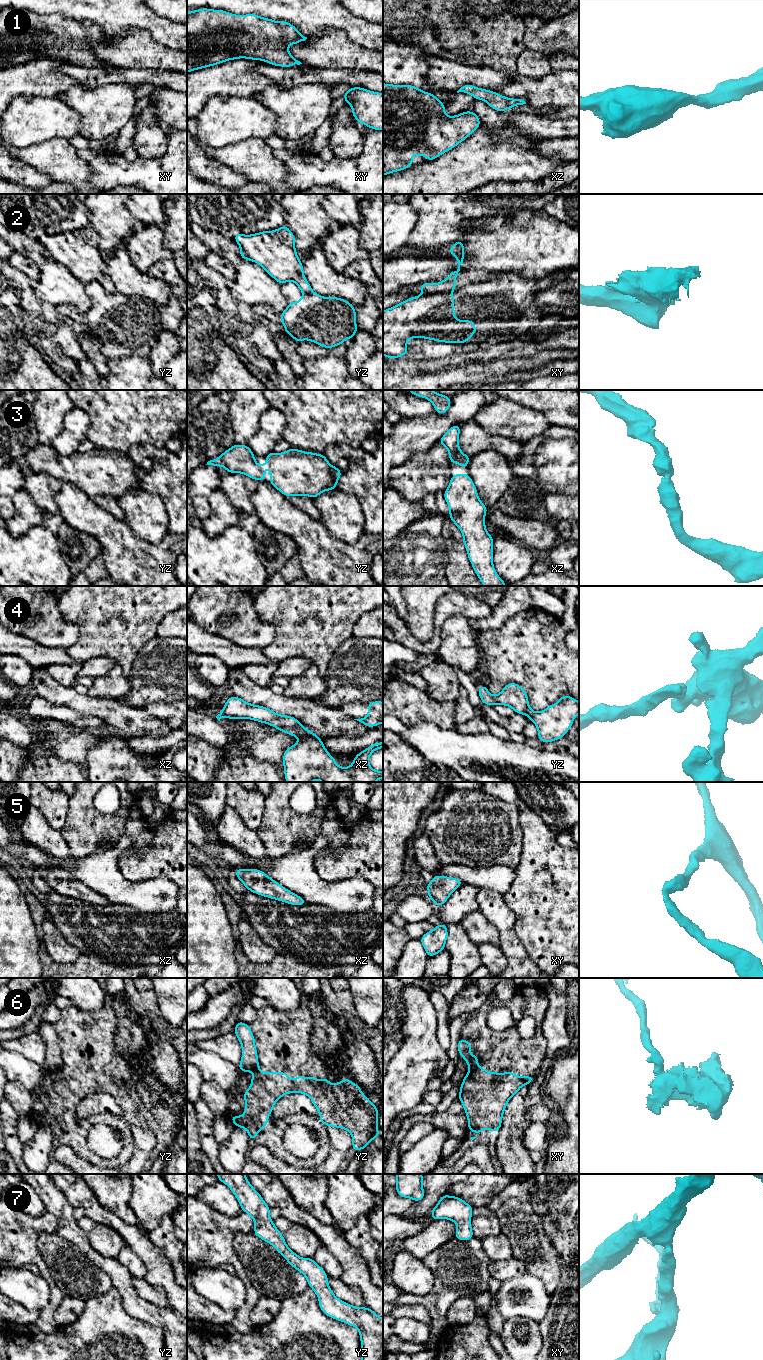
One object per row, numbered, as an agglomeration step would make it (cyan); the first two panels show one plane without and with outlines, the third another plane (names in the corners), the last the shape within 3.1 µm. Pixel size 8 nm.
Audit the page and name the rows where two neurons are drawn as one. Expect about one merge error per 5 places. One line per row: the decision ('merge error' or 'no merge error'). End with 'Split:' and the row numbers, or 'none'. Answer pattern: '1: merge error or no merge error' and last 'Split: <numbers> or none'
1: no merge error
2: merge error
3: no merge error
4: merge error
5: no merge error
6: merge error
7: no merge error
Split: 2, 4, 6

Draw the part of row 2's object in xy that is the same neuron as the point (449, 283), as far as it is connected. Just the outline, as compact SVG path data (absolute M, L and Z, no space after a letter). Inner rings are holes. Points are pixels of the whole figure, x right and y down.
M461 239L450 247L448 252L452 254L458 261L458 269L451 272L450 275L442 280L440 283L423 283L419 284L418 288L422 289L423 295L433 294L439 291L449 291L456 288L456 277L460 271L460 265L463 263L465 252L462 249L465 248L465 244L461 242Z

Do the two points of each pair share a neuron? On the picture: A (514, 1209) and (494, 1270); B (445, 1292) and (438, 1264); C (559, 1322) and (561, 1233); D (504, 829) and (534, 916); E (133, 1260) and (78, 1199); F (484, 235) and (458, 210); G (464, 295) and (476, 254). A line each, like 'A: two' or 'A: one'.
A: two
B: one
C: one
D: two
E: two
F: two
G: two

